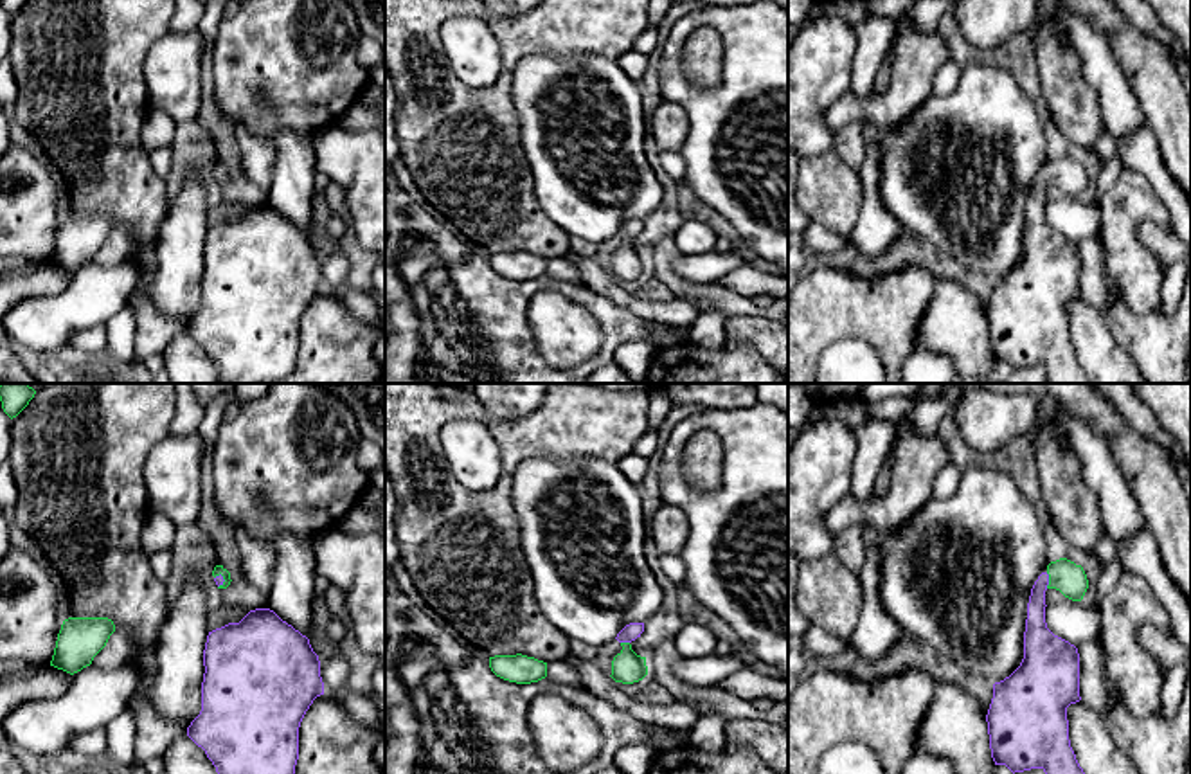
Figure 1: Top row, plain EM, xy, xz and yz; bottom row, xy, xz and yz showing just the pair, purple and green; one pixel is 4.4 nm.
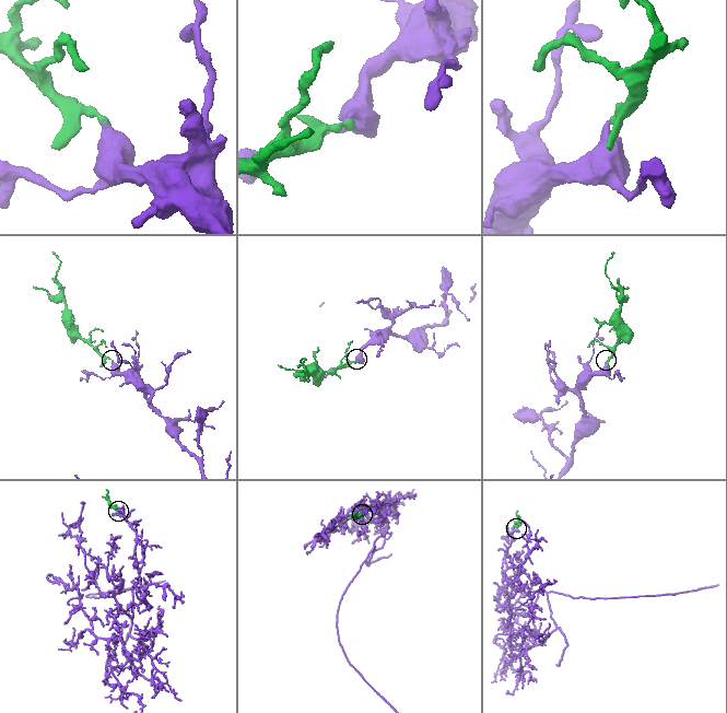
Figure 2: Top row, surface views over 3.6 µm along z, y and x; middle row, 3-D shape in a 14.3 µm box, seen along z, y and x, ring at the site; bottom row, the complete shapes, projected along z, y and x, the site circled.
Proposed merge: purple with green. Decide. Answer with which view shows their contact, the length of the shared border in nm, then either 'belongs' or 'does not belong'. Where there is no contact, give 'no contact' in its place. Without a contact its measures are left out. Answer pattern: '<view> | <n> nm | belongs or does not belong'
yz | 70 nm | belongs

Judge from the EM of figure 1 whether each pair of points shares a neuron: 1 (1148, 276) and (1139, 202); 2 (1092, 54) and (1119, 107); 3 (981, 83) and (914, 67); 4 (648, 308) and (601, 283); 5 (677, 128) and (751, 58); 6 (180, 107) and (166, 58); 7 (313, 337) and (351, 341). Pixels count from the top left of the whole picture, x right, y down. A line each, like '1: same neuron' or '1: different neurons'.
1: same neuron
2: same neuron
3: different neurons
4: same neuron
5: different neurons
6: same neuron
7: same neuron

